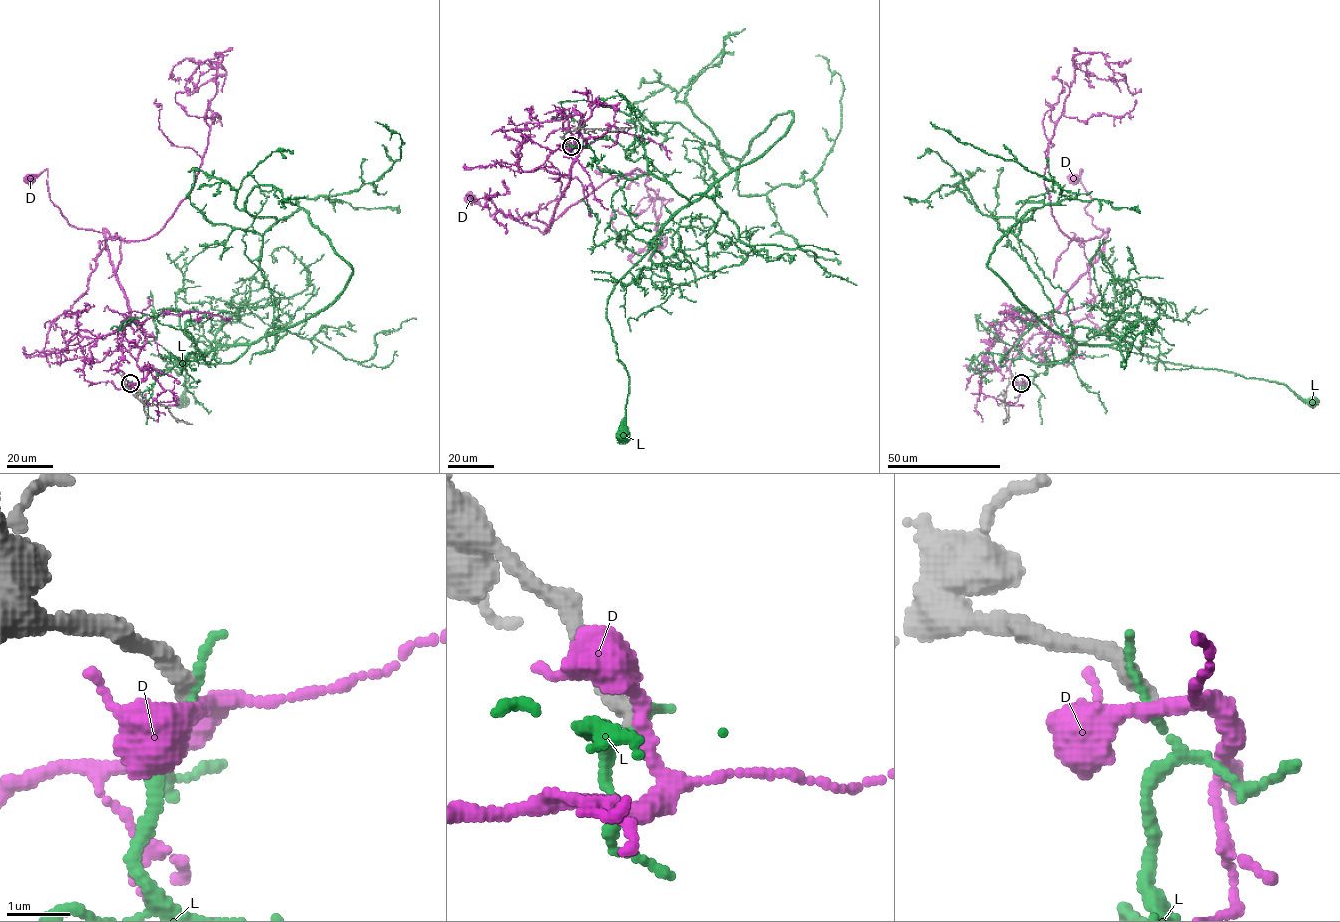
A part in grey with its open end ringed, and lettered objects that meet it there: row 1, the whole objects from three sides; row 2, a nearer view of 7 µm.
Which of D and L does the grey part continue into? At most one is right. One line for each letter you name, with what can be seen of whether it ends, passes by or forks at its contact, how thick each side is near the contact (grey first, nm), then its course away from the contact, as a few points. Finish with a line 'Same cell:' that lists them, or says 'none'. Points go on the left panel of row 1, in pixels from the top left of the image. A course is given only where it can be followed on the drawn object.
Same cell: none

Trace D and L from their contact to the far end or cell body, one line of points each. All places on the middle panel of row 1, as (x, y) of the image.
D: (571, 146), (555, 151), (523, 134), (518, 170), (569, 176), (543, 232), (500, 209), (490, 215), (470, 198)
L: (571, 145), (588, 146), (600, 170), (665, 179), (689, 202), (608, 299), (606, 319), (629, 379), (624, 436)

